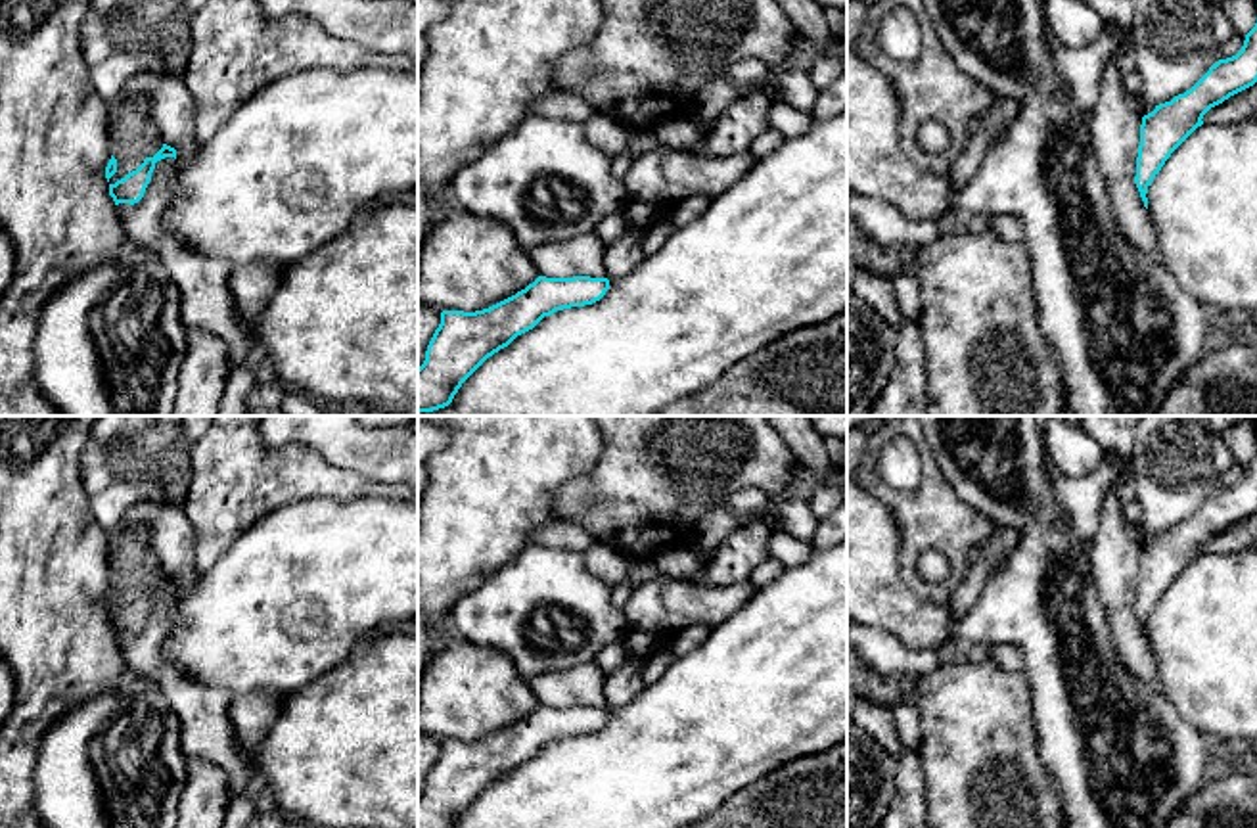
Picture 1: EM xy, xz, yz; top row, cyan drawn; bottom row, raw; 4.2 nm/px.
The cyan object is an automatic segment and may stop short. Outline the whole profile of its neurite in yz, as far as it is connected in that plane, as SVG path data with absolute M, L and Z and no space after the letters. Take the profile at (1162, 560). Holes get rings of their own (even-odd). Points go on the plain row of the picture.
M1257 452L1246 464L1236 485L1219 489L1190 519L1155 535L1152 542L1142 546L1134 611L1146 638L1148 615L1171 583L1203 554L1203 544L1255 512Z

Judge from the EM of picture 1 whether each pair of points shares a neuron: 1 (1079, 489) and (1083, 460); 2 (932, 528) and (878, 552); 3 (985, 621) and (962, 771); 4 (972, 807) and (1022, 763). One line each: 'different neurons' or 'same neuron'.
1: different neurons
2: different neurons
3: different neurons
4: same neuron

